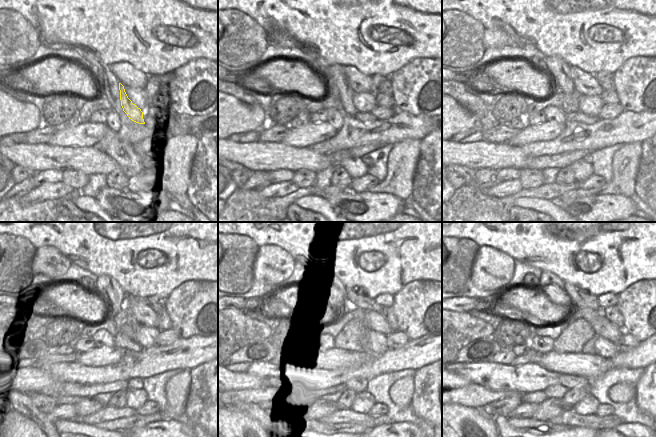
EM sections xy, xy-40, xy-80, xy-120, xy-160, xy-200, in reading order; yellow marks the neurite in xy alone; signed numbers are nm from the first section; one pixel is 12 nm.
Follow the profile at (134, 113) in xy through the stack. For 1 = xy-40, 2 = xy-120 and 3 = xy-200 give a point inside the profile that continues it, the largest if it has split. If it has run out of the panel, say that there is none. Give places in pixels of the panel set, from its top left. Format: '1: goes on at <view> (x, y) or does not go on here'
1: goes on at xy-40 (336, 72)
2: goes on at xy-120 (108, 288)
3: goes on at xy-200 (547, 279)

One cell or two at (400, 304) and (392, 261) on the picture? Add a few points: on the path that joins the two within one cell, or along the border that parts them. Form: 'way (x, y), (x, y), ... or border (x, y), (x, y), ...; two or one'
border (418, 279), (407, 283), (393, 295); two

